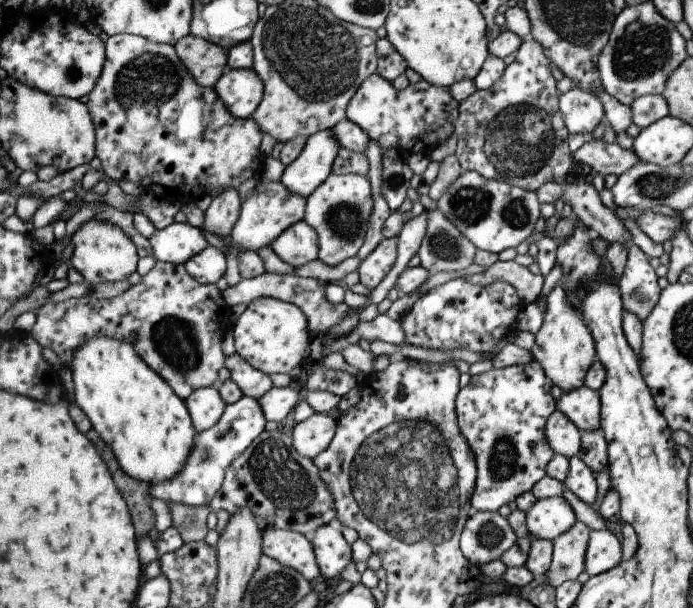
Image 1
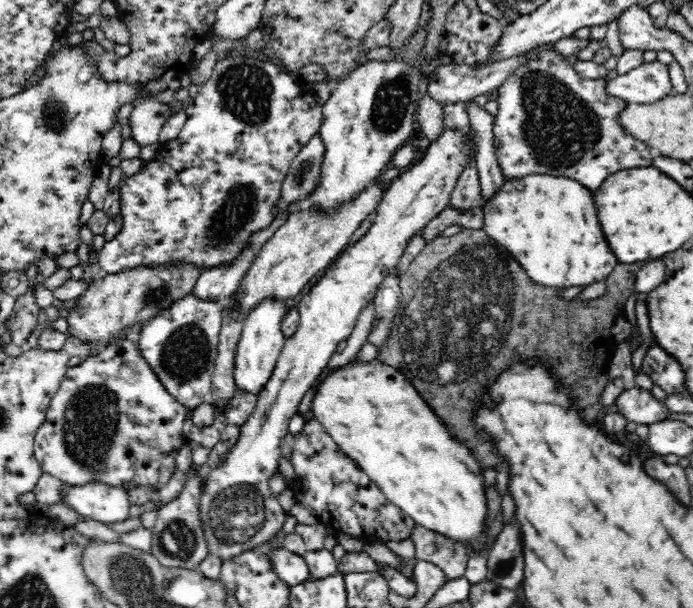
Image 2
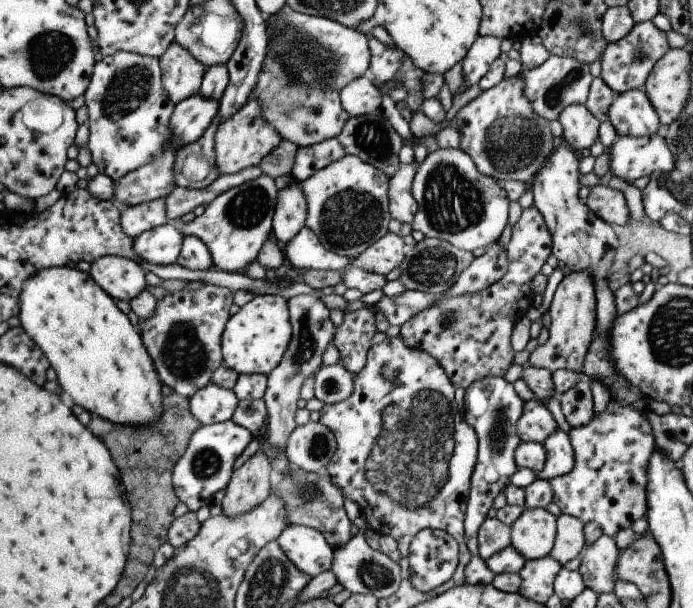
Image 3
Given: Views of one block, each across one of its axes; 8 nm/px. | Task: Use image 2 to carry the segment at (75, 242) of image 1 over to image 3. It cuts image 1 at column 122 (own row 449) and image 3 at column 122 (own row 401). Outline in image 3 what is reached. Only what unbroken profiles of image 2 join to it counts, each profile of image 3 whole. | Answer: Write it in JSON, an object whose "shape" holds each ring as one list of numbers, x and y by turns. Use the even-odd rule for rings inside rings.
{"shape":[[105,255,89,263,89,276,112,299,129,302,146,289,144,270,133,260]]}

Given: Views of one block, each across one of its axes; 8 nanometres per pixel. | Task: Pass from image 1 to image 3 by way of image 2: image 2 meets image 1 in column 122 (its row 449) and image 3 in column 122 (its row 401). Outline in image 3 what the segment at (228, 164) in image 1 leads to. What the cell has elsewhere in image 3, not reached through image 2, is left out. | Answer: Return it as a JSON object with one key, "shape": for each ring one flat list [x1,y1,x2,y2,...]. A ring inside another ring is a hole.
{"shape":[[123,50,104,56,94,62,82,95,88,114,87,148,99,174,117,182,165,152,174,104,161,88,159,57,139,56]]}

